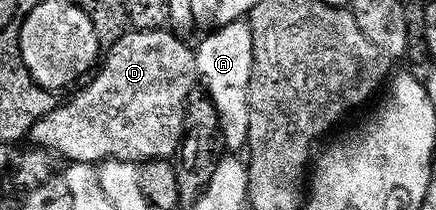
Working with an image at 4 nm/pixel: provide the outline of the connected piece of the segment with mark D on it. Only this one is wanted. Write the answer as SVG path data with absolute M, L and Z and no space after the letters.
M163 28L124 31L122 38L106 49L101 60L103 69L94 73L92 81L80 87L72 100L59 102L32 125L30 143L63 155L64 161L89 165L108 158L142 162L174 157L185 135L183 109L187 107L187 95L197 84L195 48L186 43L186 39Z

